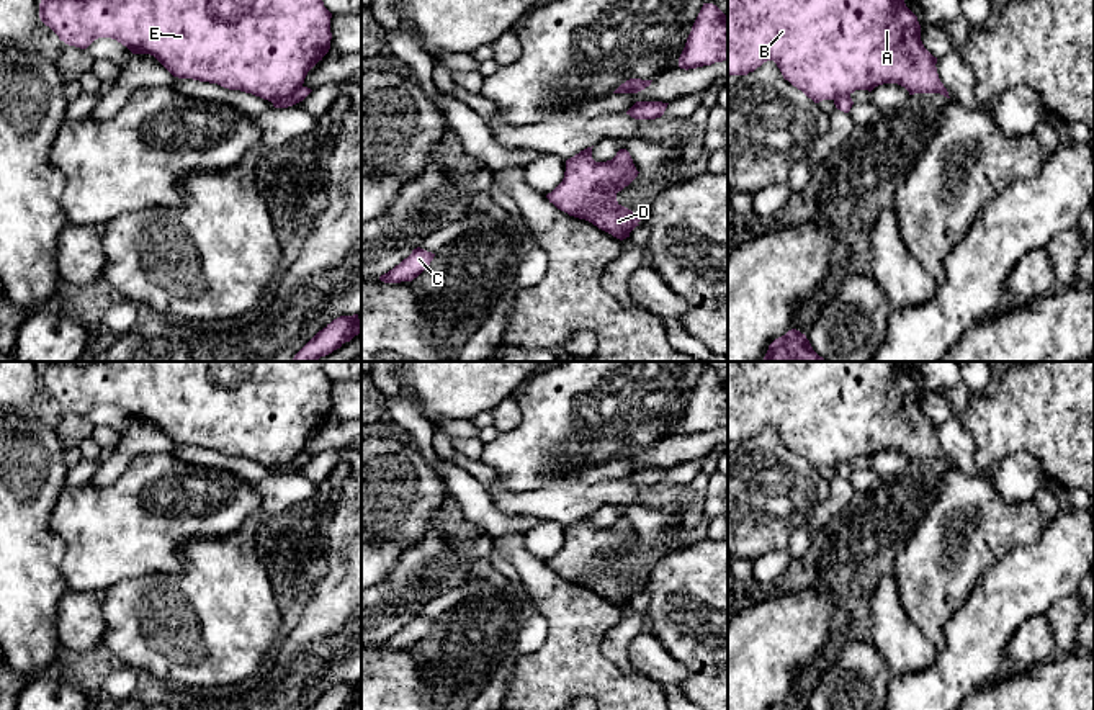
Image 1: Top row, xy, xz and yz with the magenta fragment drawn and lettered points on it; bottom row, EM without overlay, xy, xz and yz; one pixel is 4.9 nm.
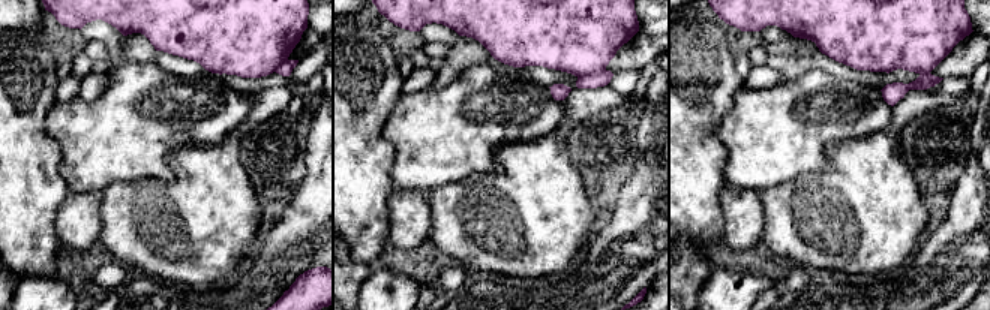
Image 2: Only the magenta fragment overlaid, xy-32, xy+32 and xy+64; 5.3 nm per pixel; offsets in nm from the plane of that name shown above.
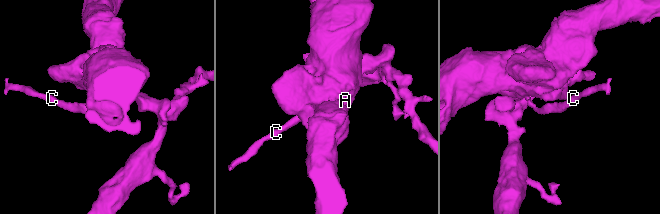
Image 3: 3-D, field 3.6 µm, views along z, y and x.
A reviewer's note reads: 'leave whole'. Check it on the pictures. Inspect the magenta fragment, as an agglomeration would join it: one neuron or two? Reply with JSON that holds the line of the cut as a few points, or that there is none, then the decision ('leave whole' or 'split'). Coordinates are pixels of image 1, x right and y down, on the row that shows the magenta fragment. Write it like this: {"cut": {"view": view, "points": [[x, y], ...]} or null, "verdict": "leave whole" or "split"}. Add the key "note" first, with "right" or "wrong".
{"note": "wrong", "cut": {"view": "xy", "points": [[301, 85], [286, 97], [270, 100]]}, "verdict": "split"}

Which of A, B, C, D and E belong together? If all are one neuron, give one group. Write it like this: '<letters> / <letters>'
A B D E / C

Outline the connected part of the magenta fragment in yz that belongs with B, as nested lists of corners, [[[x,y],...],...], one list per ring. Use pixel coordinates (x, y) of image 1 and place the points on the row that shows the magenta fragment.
[[[728,0],[728,75],[747,75],[767,61],[773,61],[783,79],[814,103],[836,101],[855,90],[872,92],[883,83],[898,83],[909,95],[950,98],[937,74],[937,57],[924,47],[917,16],[904,0]]]

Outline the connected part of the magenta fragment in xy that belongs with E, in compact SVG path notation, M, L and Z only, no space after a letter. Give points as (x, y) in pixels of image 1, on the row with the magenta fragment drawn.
M41 0L39 18L69 46L87 49L98 38L111 38L132 54L154 56L173 77L217 83L268 101L299 90L332 39L332 13L322 0Z

